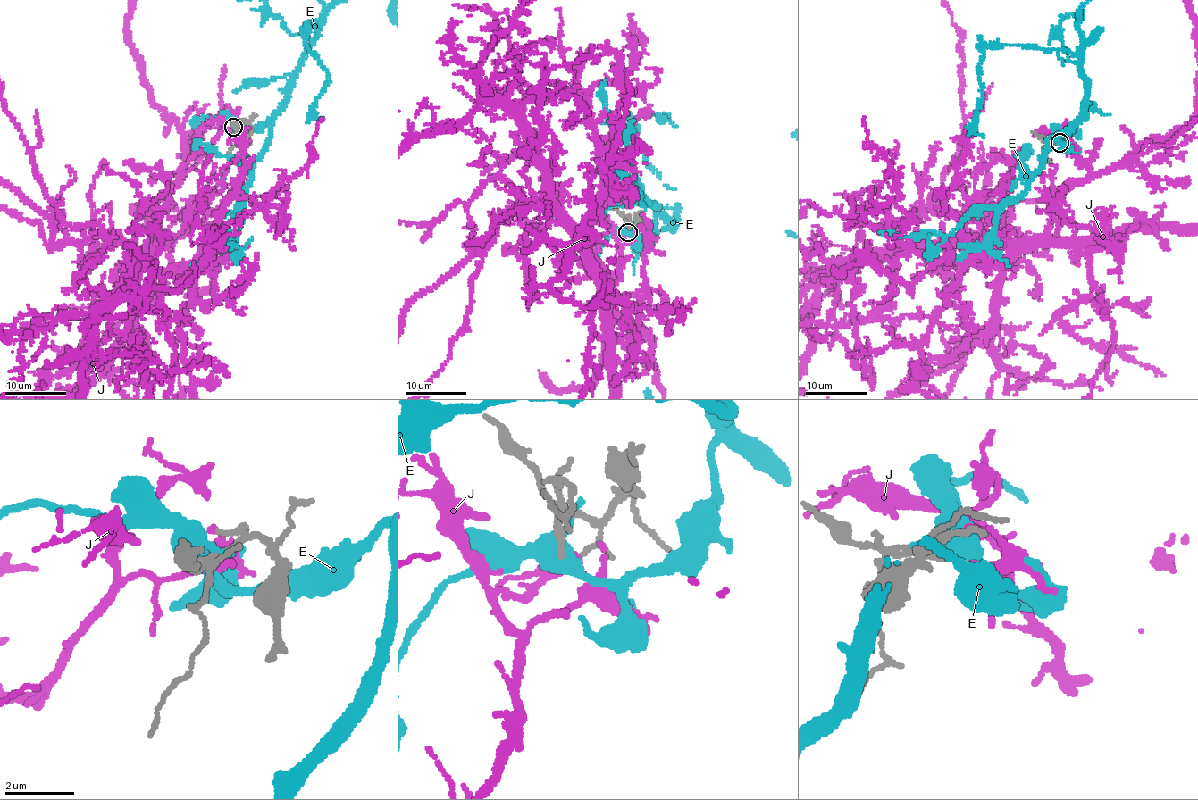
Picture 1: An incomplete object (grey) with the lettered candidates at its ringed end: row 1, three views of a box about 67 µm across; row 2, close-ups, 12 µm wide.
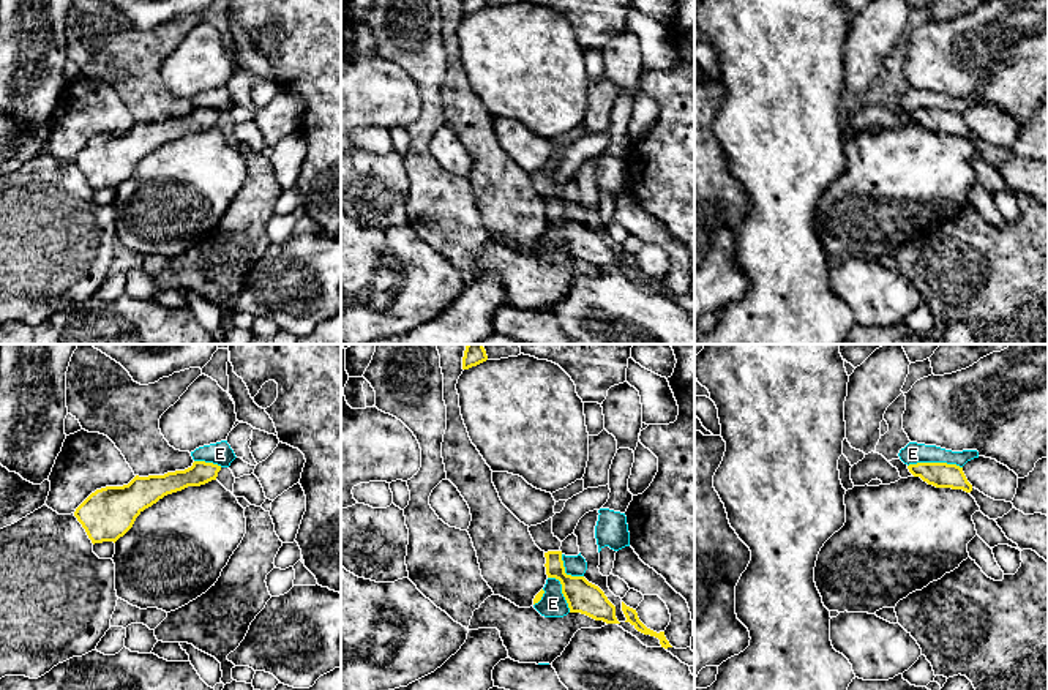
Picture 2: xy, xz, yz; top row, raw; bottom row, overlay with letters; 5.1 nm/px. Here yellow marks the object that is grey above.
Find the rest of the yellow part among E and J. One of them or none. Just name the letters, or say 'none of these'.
none of these

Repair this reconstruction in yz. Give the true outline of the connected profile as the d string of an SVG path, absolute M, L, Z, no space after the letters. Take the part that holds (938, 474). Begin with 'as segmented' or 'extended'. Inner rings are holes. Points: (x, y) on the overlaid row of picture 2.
as segmented; M917 463L908 466L914 477L920 477L928 485L936 488L972 491L972 485L968 482L963 467L947 463Z

